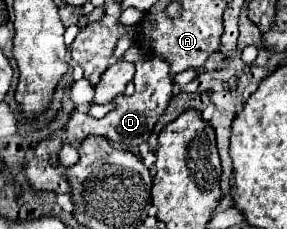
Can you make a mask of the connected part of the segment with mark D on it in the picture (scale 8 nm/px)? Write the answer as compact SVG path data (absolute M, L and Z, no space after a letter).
M145 56L143 60L135 62L135 66L137 66L137 72L133 78L135 94L133 96L125 96L125 94L115 96L113 98L115 108L101 120L93 120L91 116L87 116L75 108L69 114L69 122L63 132L63 138L67 144L71 144L73 148L79 148L79 144L89 134L99 134L99 136L103 136L115 144L121 144L125 148L135 148L141 142L147 142L153 126L157 124L157 120L165 112L165 108L173 96L173 92L171 92L173 90L173 76L171 76L171 66L167 64L167 60L163 60L159 56Z

